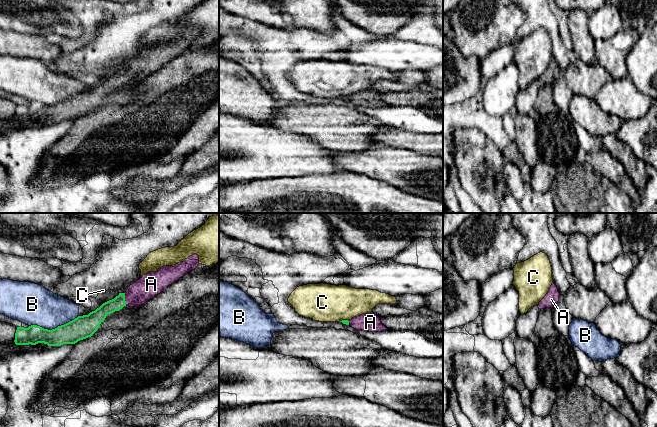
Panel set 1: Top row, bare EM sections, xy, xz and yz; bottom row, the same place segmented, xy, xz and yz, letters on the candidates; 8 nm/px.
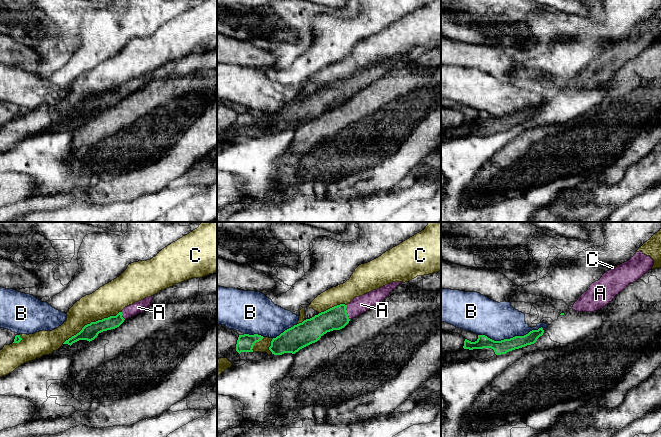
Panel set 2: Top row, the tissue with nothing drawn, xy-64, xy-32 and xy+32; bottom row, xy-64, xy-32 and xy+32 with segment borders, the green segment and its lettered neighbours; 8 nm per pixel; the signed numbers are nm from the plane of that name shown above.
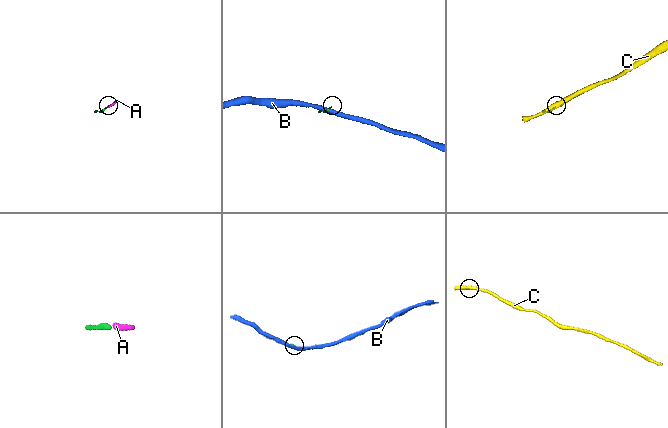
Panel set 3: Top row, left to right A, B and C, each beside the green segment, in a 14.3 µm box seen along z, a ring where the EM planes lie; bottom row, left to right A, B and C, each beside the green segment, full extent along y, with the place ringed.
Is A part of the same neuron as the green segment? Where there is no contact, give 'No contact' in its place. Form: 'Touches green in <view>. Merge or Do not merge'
Touches green in xy. Merge

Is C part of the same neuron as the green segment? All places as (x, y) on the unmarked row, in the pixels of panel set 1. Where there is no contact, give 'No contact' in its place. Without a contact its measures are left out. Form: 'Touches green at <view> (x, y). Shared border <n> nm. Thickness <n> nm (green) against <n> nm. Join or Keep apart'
Touches green at xz (343, 96). Shared border 80 nm. Thickness 40 nm (green) against 300 nm. Keep apart

